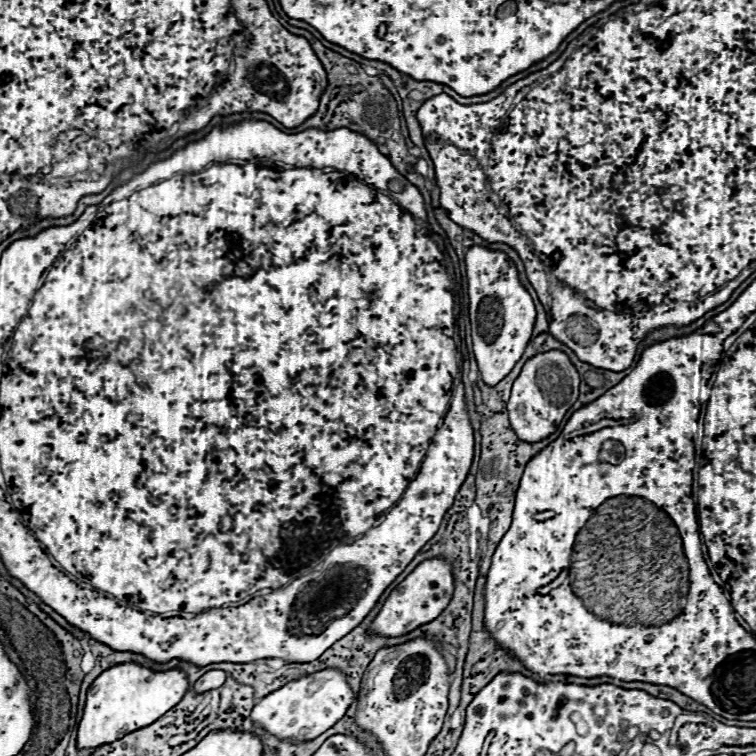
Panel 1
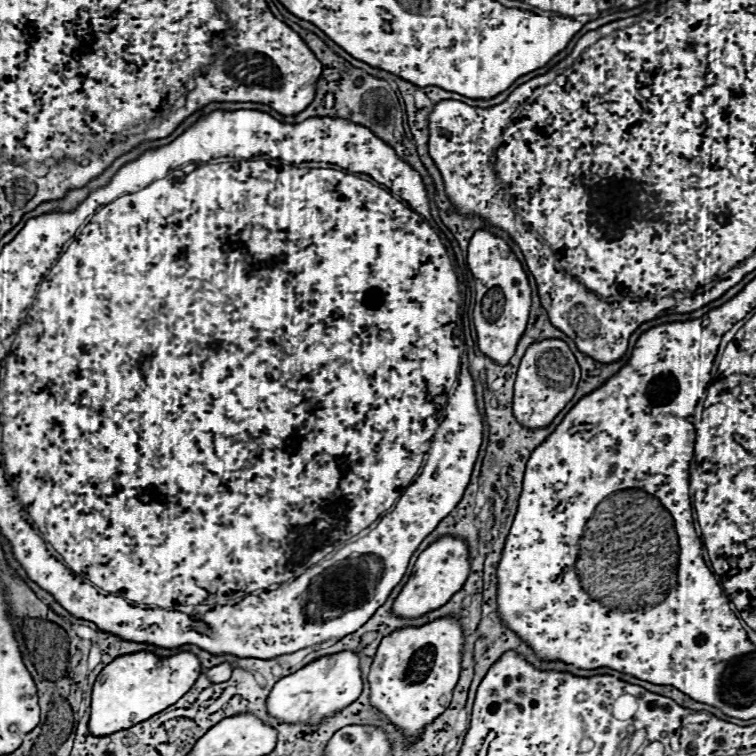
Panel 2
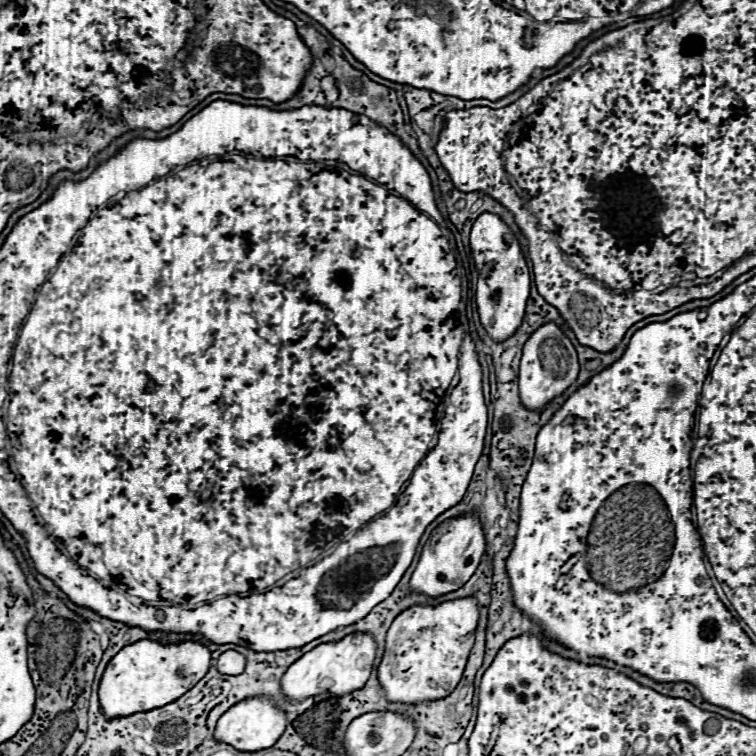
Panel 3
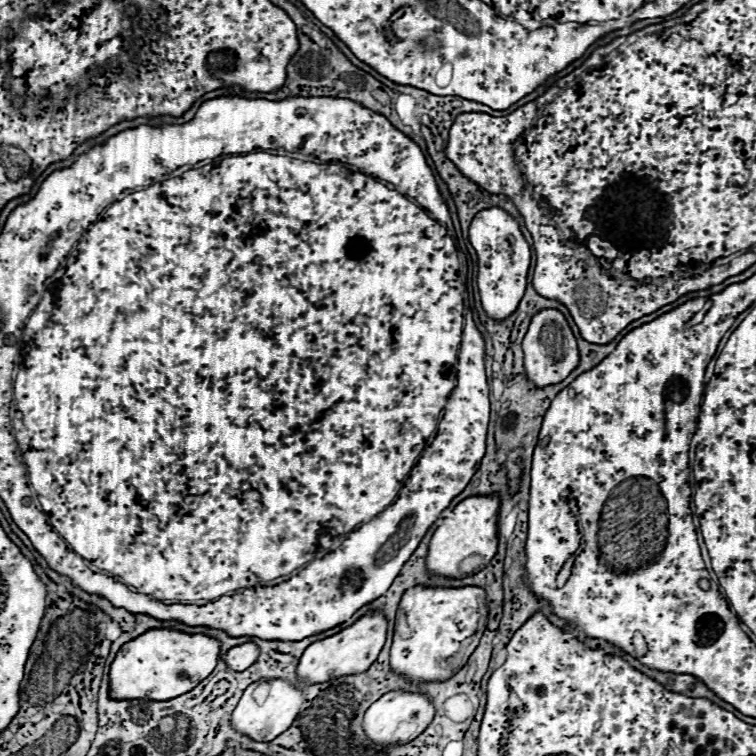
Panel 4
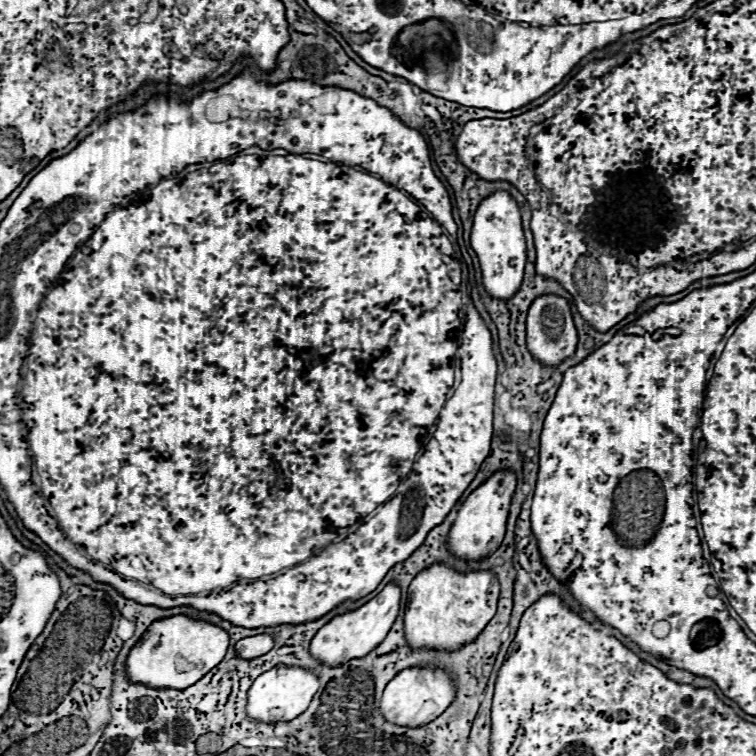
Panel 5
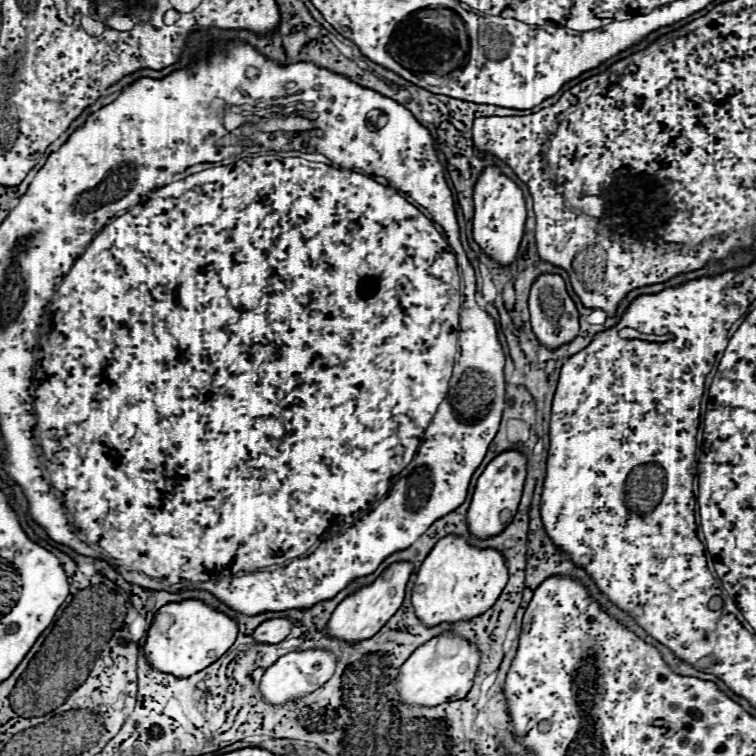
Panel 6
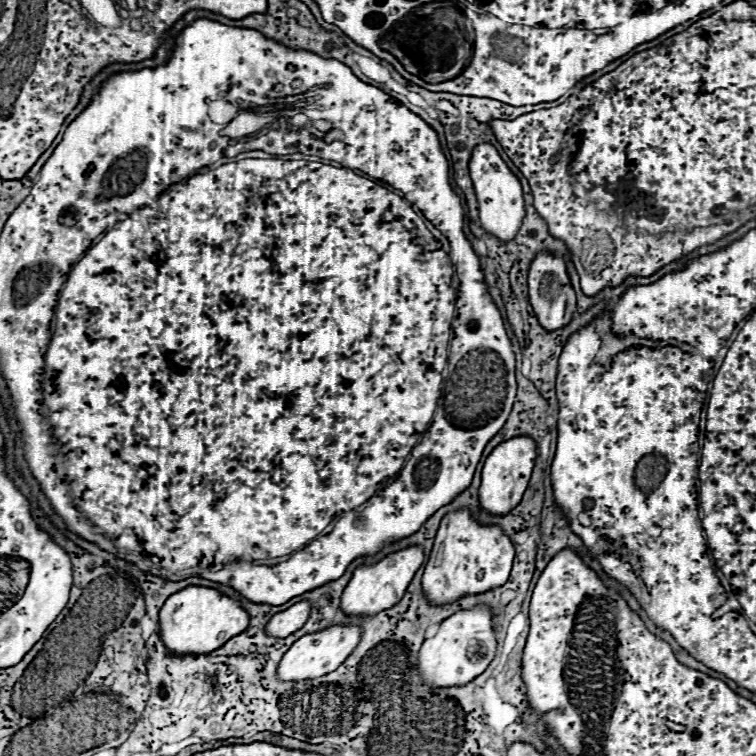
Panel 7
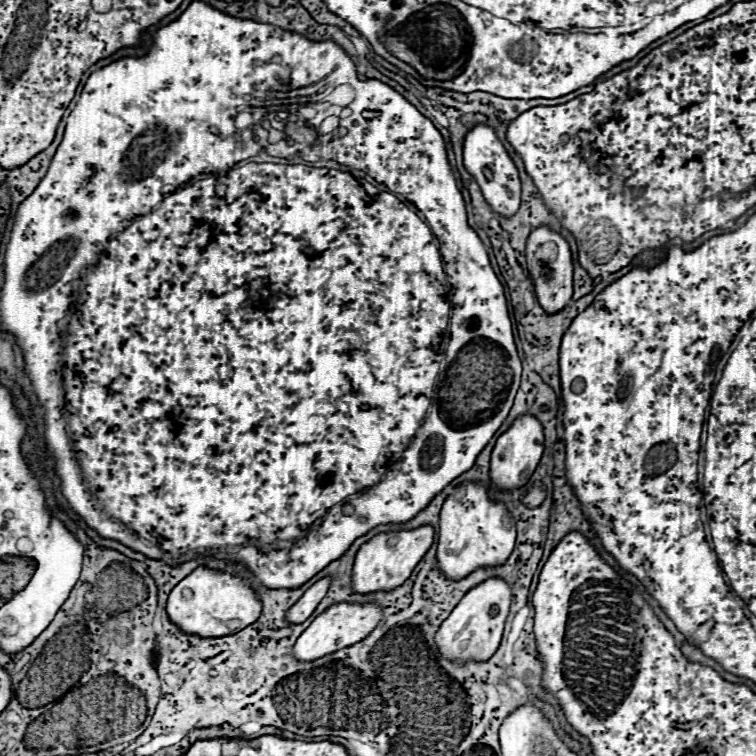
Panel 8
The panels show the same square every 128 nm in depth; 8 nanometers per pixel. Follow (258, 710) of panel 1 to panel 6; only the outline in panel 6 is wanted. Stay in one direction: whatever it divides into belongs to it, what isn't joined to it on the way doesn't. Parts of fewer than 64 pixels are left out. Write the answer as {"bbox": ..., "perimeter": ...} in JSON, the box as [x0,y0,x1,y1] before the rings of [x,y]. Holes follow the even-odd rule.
{"bbox":[328,562,414,642],"perimeter":[[[394,562],[372,584],[366,584],[366,586],[358,588],[354,594],[346,596],[332,612],[332,618],[328,622],[328,634],[336,636],[340,640],[348,640],[348,642],[356,642],[356,640],[374,636],[402,606],[404,590],[406,590],[406,584],[408,584],[412,572],[414,572],[412,562]]]}

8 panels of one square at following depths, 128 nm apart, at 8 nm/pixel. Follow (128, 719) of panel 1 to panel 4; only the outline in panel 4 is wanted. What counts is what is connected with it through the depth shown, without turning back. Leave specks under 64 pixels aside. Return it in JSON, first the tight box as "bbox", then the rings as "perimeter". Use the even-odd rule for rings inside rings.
{"bbox":[110,628,220,700],"perimeter":[[[152,628],[144,632],[142,636],[126,642],[120,652],[116,654],[116,660],[110,666],[110,696],[114,700],[124,698],[148,698],[148,700],[172,700],[180,694],[190,692],[194,686],[198,686],[218,664],[220,656],[220,640],[204,634],[186,634],[172,628]]]}

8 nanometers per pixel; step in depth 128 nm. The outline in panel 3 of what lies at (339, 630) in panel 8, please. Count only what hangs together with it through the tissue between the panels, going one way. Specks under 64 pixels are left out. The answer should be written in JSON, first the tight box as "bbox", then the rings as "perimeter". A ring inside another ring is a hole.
{"bbox":[214,696,288,752],"perimeter":[[[254,696],[254,698],[248,698],[248,700],[234,704],[232,708],[228,708],[222,714],[222,718],[218,720],[214,738],[230,744],[242,752],[256,752],[256,750],[264,750],[264,748],[274,746],[276,740],[280,738],[280,734],[284,734],[286,724],[288,724],[286,712],[274,700],[270,700],[266,696]]]}

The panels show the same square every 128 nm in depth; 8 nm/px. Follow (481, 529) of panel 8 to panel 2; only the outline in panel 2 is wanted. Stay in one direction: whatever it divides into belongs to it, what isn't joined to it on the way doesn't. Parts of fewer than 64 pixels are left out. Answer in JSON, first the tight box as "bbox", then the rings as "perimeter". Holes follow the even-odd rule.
{"bbox":[370,616,464,742],"perimeter":[[[446,616],[422,626],[406,626],[382,638],[370,666],[370,702],[384,712],[404,734],[408,742],[416,738],[426,724],[440,716],[460,678],[464,654],[464,630],[458,616]]]}

